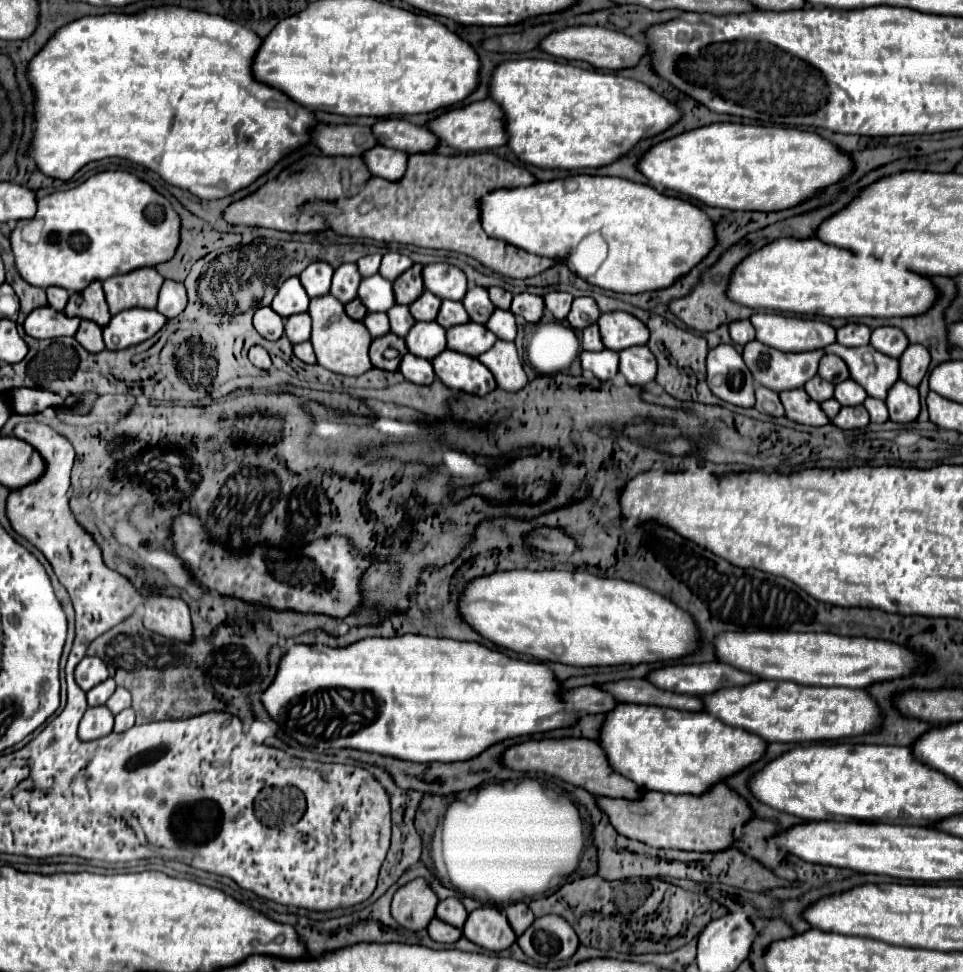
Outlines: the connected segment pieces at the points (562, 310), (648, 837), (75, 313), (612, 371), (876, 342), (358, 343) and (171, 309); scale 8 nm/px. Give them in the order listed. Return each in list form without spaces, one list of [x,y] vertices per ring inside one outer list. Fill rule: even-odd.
[[[554,291],[554,293],[548,293],[544,297],[544,307],[554,315],[554,319],[562,321],[566,319],[568,311],[570,311],[570,305],[572,305],[574,297],[570,293],[562,293],[562,291]]]
[[[724,783],[716,785],[710,793],[702,797],[646,791],[644,799],[640,801],[598,797],[598,805],[602,811],[608,813],[610,823],[616,827],[616,831],[628,839],[644,841],[652,847],[702,853],[730,849],[736,841],[736,829],[754,817],[750,803]],[[642,809],[646,809],[644,815]]]
[[[94,281],[84,293],[78,295],[78,303],[68,303],[64,313],[68,317],[80,317],[80,319],[88,319],[94,321],[100,327],[106,327],[110,321],[110,311],[104,299],[104,291],[102,291],[102,283]]]
[[[604,349],[604,351],[582,351],[580,353],[582,367],[592,371],[600,381],[608,381],[618,373],[618,353]]]
[[[878,327],[872,331],[870,345],[890,357],[900,357],[908,347],[908,337],[898,327]]]
[[[324,295],[324,297],[312,299],[308,313],[312,317],[312,339],[310,341],[314,345],[318,365],[322,365],[324,369],[332,373],[350,375],[350,377],[358,377],[372,369],[372,363],[368,357],[368,347],[372,343],[370,331],[366,329],[362,321],[350,319],[344,313],[344,305],[336,297]]]
[[[166,279],[160,289],[156,311],[160,311],[166,319],[172,319],[172,317],[178,317],[186,309],[186,303],[188,303],[188,297],[186,297],[184,285]]]

